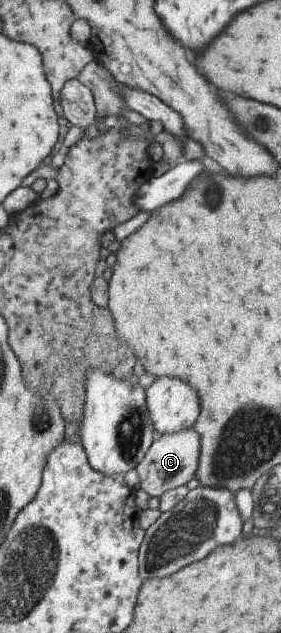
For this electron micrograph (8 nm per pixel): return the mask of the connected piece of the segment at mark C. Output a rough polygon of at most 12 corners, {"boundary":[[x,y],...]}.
{"boundary":[[194,427],[154,436],[135,467],[159,498],[195,477]]}

